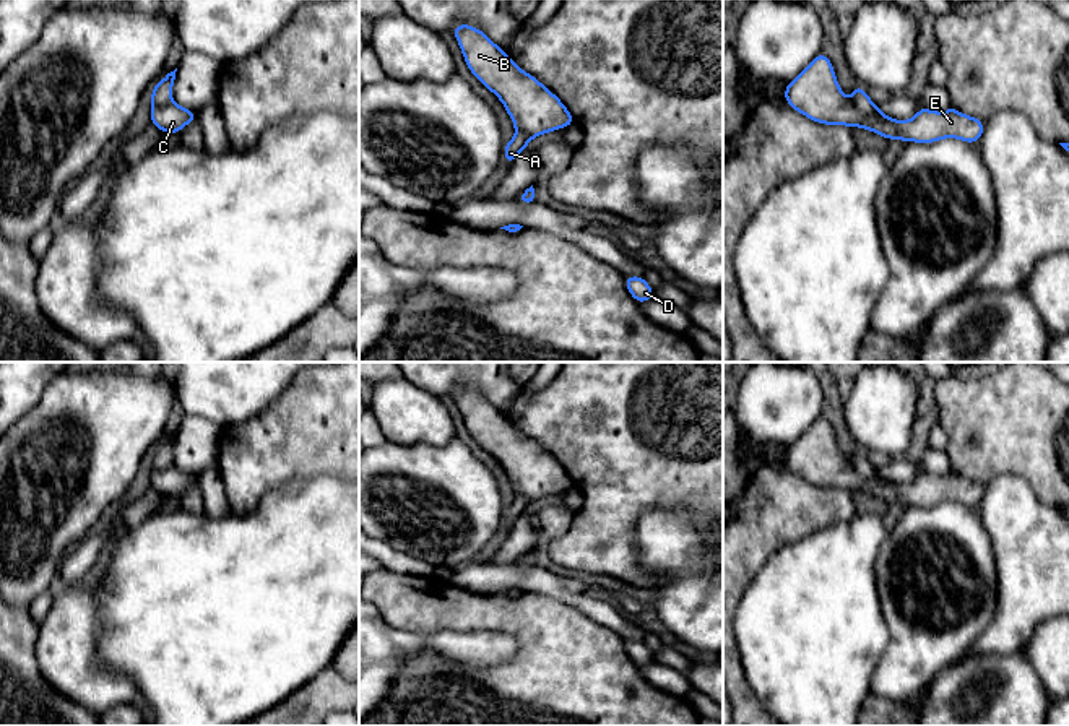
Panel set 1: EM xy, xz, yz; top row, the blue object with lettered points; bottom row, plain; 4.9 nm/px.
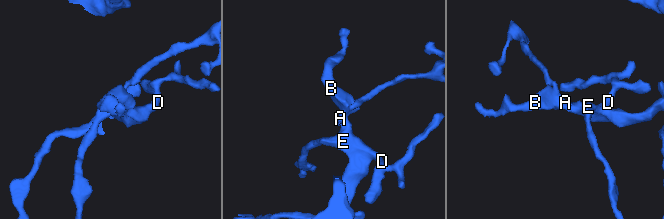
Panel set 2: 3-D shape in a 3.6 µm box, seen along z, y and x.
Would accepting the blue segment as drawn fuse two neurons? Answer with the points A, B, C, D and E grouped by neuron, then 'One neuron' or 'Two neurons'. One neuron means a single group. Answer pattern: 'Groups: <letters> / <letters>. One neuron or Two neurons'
Groups: A / B C D E. Two neurons

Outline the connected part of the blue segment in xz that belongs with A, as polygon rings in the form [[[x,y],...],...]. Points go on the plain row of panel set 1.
[[[517,495],[515,500],[504,508],[504,525],[510,529],[517,520],[526,513],[530,502],[526,497]]]

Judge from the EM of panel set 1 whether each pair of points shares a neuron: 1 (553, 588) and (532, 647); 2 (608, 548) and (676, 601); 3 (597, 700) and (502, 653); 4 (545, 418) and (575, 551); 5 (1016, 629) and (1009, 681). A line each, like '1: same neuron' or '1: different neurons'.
1: different neurons
2: different neurons
3: different neurons
4: same neuron
5: different neurons

